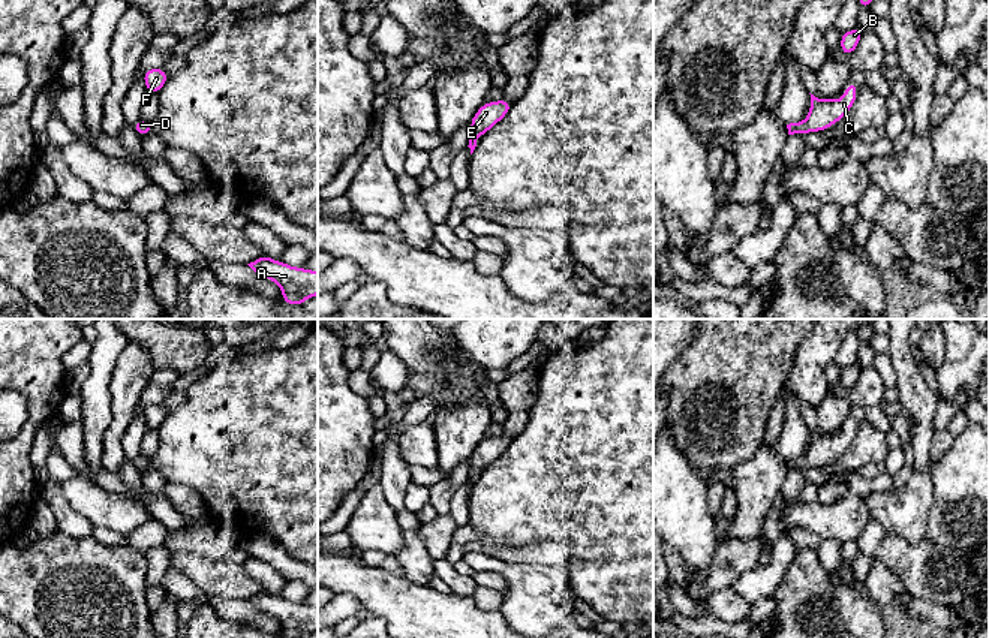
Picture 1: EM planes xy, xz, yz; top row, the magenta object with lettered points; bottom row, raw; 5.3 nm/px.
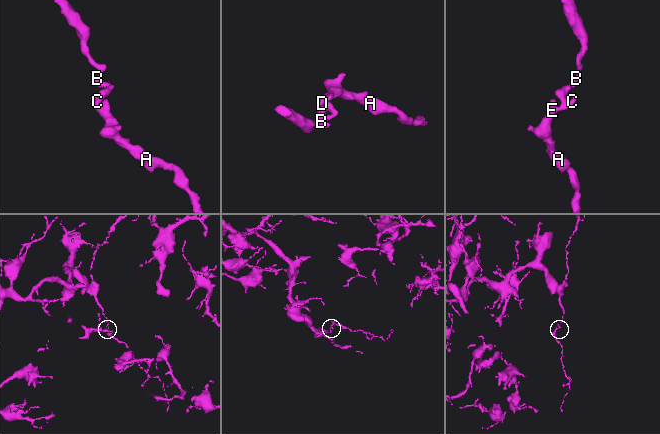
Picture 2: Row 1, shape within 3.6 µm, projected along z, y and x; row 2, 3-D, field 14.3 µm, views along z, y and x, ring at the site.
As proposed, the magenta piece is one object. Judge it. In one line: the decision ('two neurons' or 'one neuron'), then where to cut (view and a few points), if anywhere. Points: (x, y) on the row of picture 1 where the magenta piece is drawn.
one neuron | no cut

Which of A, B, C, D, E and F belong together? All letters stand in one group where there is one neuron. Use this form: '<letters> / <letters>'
A B C D E F

